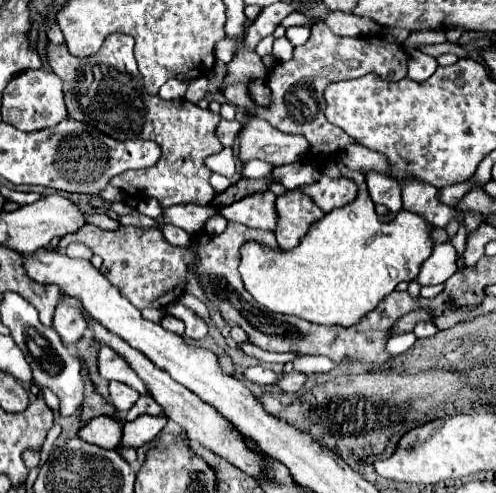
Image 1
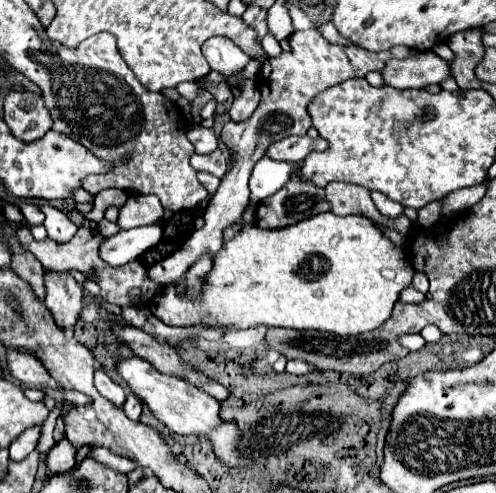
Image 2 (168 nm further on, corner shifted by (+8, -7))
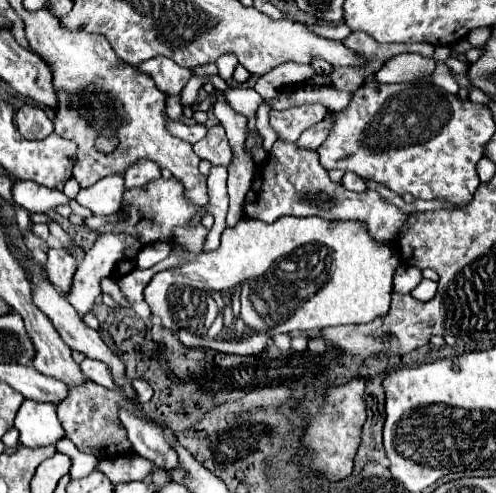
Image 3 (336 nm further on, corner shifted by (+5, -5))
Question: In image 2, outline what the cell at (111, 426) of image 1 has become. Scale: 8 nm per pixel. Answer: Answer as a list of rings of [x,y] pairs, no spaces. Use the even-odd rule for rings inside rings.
[[[66,438],[56,442],[56,446],[50,448],[46,458],[44,458],[48,474],[56,476],[56,474],[70,472],[74,468],[74,454],[76,454],[76,450],[74,450],[74,446]]]

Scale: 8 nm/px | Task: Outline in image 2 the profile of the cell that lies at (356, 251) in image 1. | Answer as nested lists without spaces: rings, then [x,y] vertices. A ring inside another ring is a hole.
[[[332,212],[326,214],[316,214],[308,220],[302,220],[300,224],[290,224],[288,228],[278,228],[278,230],[262,230],[256,224],[242,224],[240,230],[222,244],[220,252],[214,256],[214,264],[212,270],[202,278],[202,292],[196,298],[188,298],[186,292],[176,292],[176,282],[166,284],[160,288],[160,292],[156,294],[156,298],[152,298],[150,304],[150,312],[160,318],[164,324],[168,326],[210,326],[218,324],[224,330],[246,330],[246,328],[258,328],[258,326],[266,326],[266,328],[294,328],[294,330],[322,330],[322,332],[330,332],[330,334],[338,334],[338,336],[356,336],[356,334],[364,334],[370,332],[378,326],[382,326],[390,314],[392,314],[392,306],[398,300],[400,292],[412,284],[412,276],[414,276],[414,266],[406,254],[404,248],[394,246],[386,236],[380,234],[380,230],[364,216],[336,216]]]

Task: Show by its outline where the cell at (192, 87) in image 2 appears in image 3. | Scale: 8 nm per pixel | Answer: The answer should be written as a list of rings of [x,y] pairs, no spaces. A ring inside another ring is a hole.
[[[151,58],[151,60],[143,62],[143,66],[139,66],[139,70],[147,72],[155,80],[159,90],[163,90],[169,96],[179,94],[183,90],[183,86],[187,84],[187,80],[193,76],[191,70],[177,66],[169,58]]]

